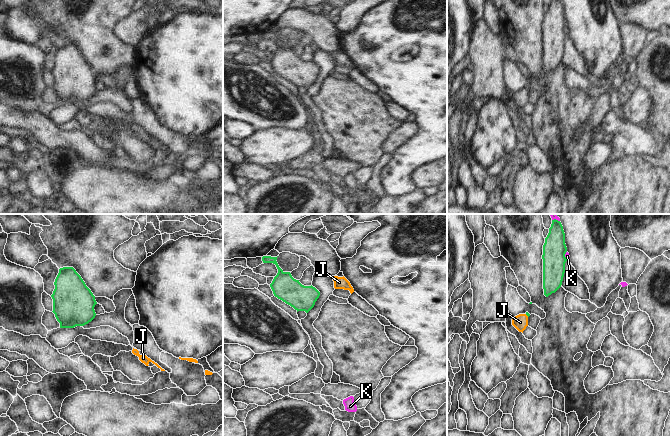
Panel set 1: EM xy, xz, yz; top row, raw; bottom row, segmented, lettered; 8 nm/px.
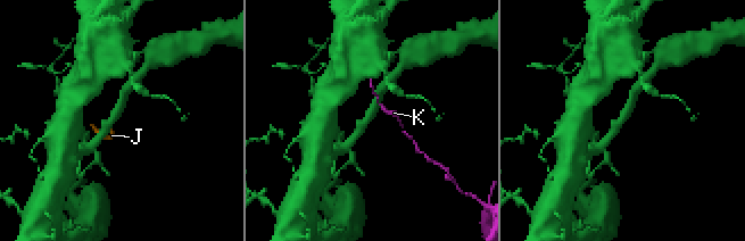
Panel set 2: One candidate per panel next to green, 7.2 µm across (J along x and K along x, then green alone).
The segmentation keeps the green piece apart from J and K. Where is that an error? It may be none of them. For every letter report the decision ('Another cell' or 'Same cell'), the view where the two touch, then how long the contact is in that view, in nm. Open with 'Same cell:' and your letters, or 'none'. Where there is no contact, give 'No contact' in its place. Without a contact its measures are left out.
Same cell: J
J: Same cell. Touches green in yz. Shared border 40 nm
K: Another cell. Touches green in yz. Shared border 70 nm

